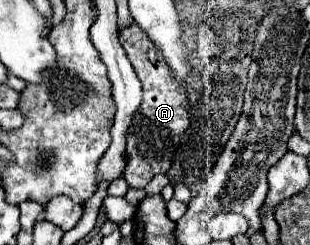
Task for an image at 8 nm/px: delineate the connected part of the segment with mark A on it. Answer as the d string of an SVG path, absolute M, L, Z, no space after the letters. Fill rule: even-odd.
M137 23L119 31L119 41L131 61L139 81L143 83L143 103L137 113L133 113L133 123L127 131L127 167L123 171L129 187L143 189L157 173L167 173L181 143L185 129L189 127L189 101L183 87L173 79L165 61L159 57L155 45L149 41L145 31Z

